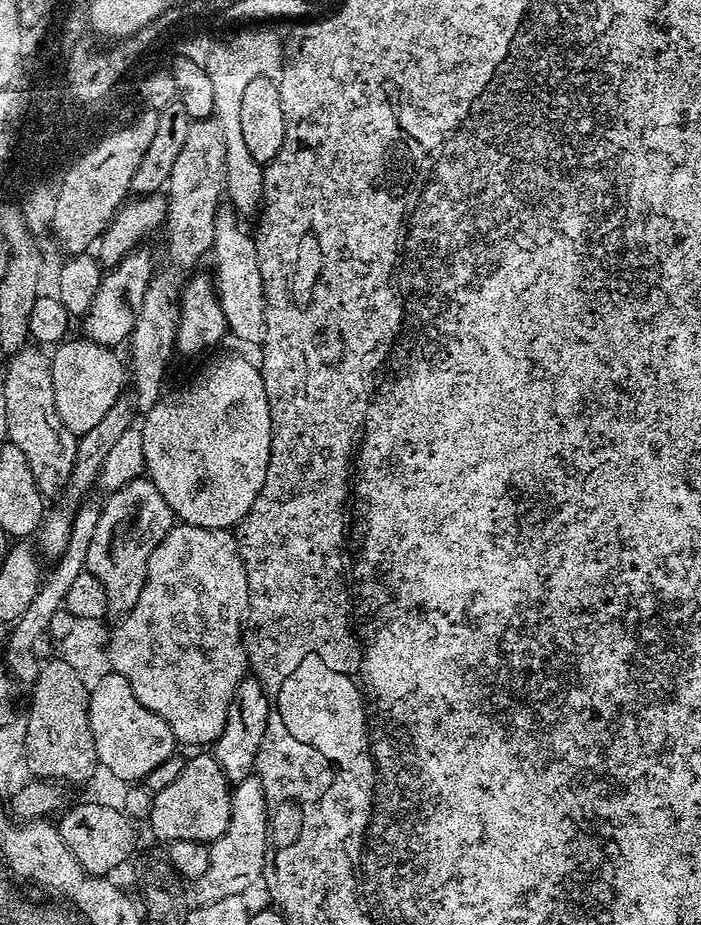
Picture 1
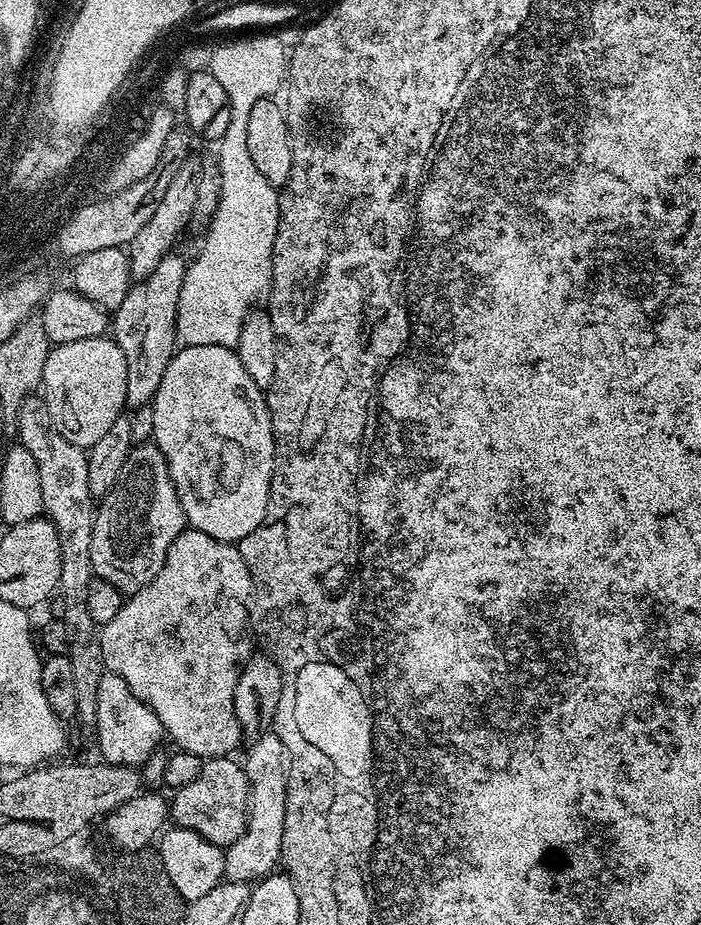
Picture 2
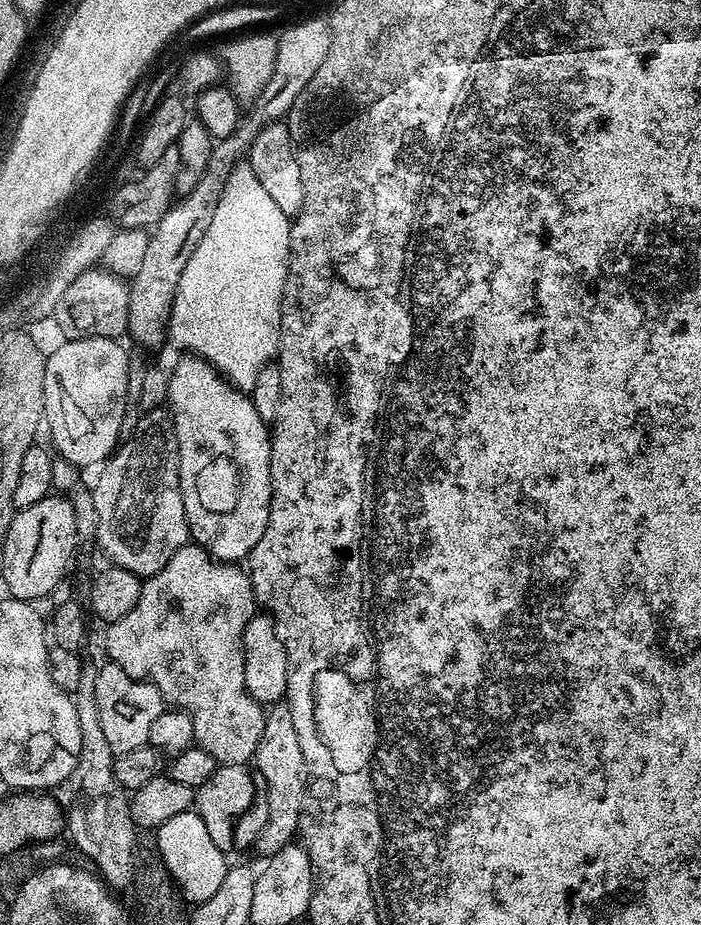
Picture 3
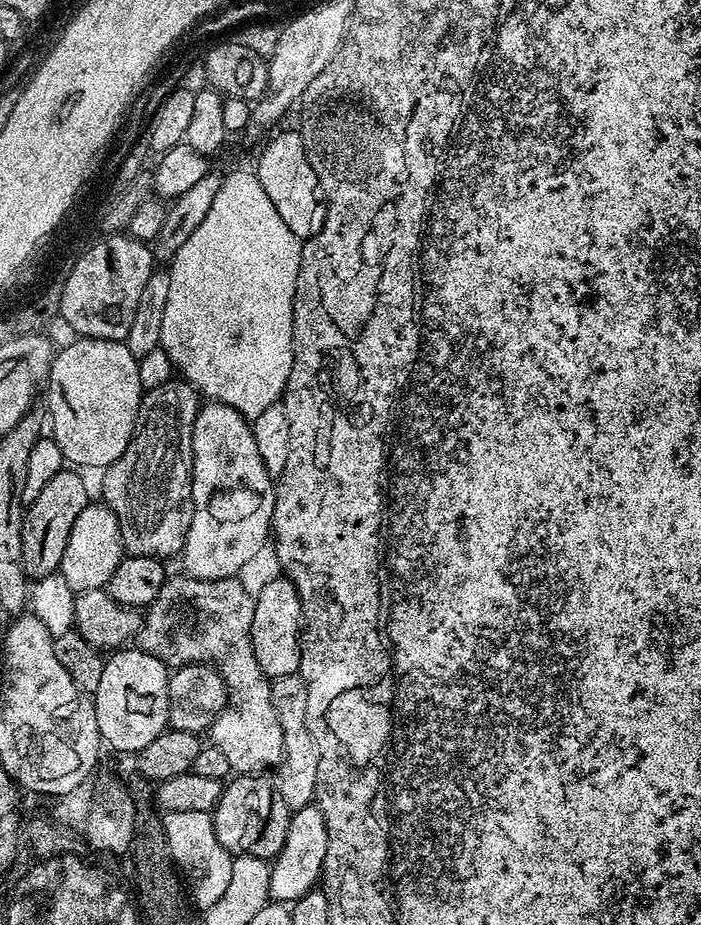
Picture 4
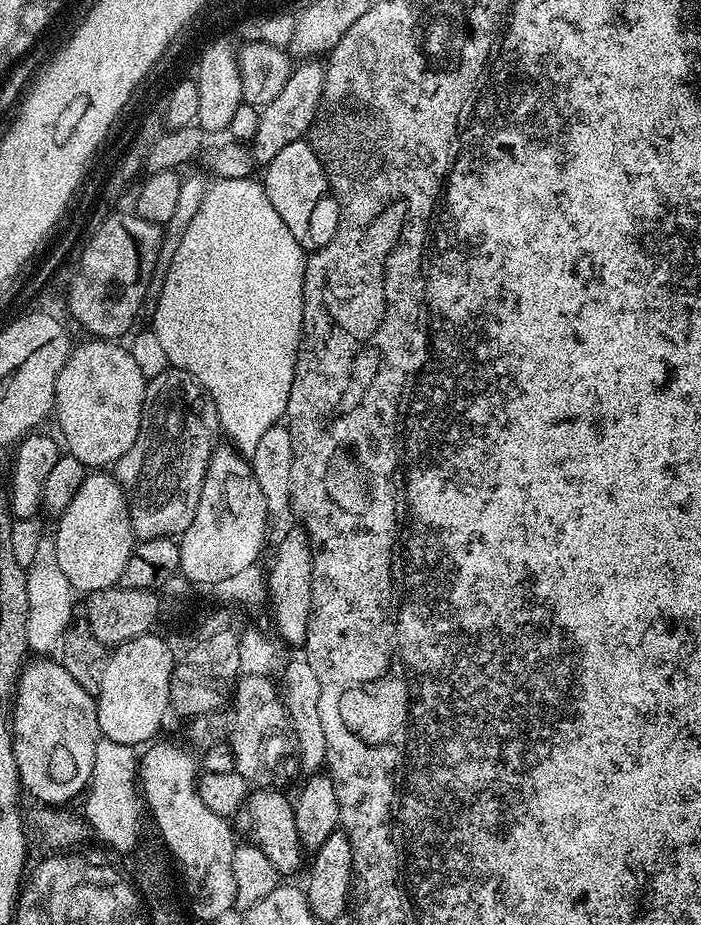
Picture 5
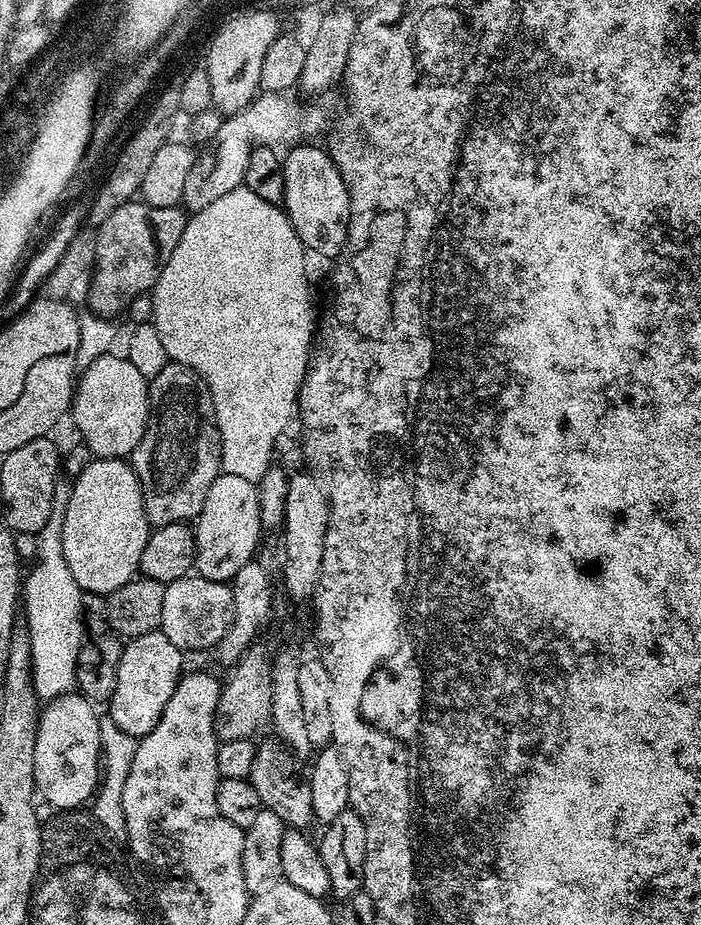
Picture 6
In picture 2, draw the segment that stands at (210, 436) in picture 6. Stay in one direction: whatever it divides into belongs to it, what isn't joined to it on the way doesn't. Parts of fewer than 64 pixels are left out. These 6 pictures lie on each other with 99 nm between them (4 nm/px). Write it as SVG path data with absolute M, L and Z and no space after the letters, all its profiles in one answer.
M154 442L137 443L128 453L128 460L121 468L120 477L95 509L90 542L93 573L99 579L110 582L110 586L114 586L125 597L132 596L146 587L158 574L158 570L162 570L174 538L178 538L185 527L184 511L178 502L178 494L174 490L174 482L170 478L164 455Z

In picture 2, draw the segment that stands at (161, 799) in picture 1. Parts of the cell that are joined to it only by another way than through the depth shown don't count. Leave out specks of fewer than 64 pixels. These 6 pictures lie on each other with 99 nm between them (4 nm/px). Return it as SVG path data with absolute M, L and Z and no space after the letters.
M231 755L215 756L212 760L201 763L200 773L188 786L175 789L170 800L170 816L173 821L181 824L183 831L206 838L210 843L217 844L225 850L244 832L248 821L248 776L239 763L232 761Z

